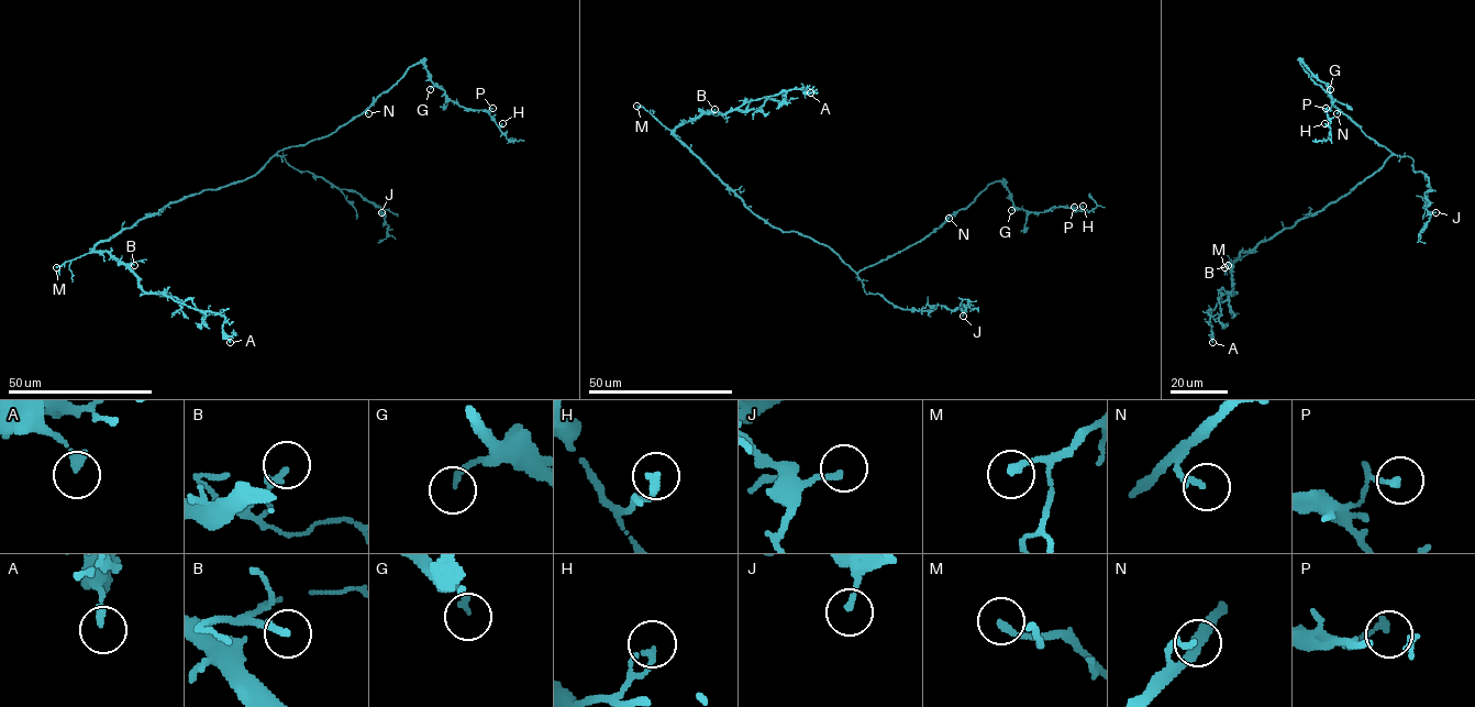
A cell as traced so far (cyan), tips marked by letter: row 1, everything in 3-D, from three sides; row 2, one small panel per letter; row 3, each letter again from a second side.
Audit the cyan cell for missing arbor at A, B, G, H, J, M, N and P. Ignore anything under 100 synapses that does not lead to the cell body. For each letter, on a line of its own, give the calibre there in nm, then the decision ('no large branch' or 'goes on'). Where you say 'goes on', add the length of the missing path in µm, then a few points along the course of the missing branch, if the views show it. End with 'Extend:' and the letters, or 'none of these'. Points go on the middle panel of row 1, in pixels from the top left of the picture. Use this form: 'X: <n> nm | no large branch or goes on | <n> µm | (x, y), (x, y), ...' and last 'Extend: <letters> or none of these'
A: 240 nm | no large branch
B: 220 nm | no large branch
G: 170 nm | no large branch
H: 200 nm | no large branch
J: 170 nm | no large branch
M: 240 nm | goes on | 35 µm
N: 170 nm | no large branch
P: 140 nm | no large branch
Extend: M

